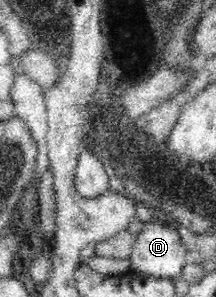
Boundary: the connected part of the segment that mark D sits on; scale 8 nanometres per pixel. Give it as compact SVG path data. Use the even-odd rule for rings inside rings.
M163 222L144 223L142 230L136 233L136 240L130 255L130 267L132 271L149 274L163 279L177 280L183 271L185 255L188 247L181 240L181 234L175 228L163 224Z

